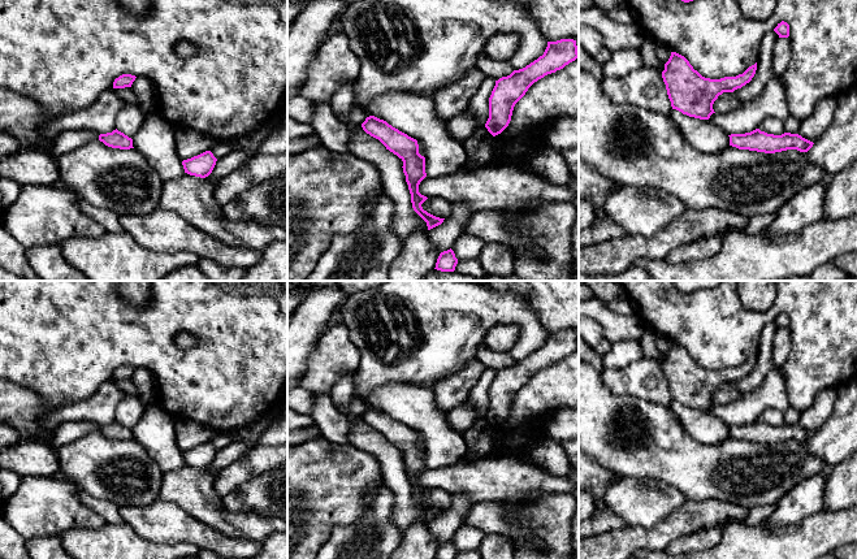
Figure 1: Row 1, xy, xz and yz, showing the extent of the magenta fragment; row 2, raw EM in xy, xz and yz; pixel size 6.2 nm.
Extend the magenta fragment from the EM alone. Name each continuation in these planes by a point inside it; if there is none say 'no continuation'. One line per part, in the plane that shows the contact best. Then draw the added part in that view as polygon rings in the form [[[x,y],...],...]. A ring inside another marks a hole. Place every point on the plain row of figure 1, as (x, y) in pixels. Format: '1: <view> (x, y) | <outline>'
no continuation

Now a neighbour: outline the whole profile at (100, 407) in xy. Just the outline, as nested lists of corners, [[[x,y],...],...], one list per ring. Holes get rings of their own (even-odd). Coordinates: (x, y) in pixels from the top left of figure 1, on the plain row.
[[[109,380],[90,398],[52,411],[36,419],[36,424],[43,432],[52,432],[64,421],[91,421],[100,425],[112,424],[116,421],[116,408],[125,395],[114,381]]]

